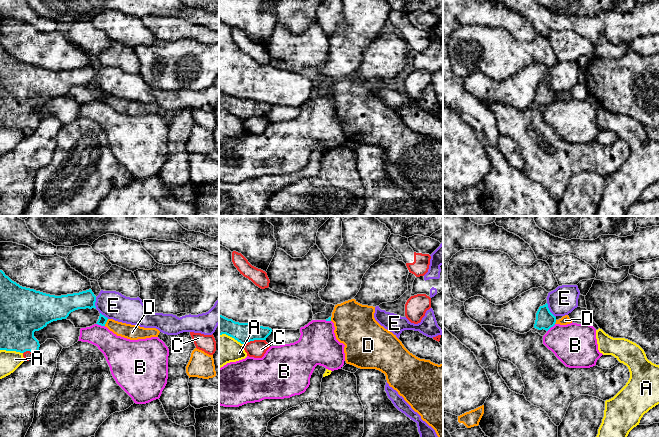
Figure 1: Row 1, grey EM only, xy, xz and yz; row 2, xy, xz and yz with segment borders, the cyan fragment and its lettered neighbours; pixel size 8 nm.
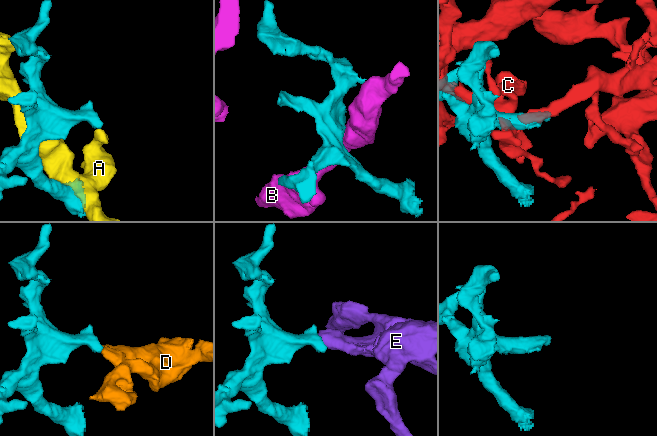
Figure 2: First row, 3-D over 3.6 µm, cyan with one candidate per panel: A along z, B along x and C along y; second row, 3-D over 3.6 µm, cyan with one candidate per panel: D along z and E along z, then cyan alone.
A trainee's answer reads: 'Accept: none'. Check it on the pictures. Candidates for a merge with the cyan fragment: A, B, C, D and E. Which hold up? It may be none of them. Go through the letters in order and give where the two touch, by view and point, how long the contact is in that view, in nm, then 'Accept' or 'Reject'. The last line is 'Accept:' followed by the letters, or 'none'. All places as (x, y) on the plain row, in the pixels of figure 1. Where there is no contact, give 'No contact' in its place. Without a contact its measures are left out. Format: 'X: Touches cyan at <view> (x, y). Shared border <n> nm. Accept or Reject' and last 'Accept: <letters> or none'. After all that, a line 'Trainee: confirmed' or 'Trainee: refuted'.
A: Touches cyan at xy (11, 126). Shared border 190 nm. Reject
B: Touches cyan at xy (100, 100). Shared border 80 nm. Reject
C: Touches cyan at xz (254, 115). Shared border 190 nm. Reject
D: Touches cyan at xy (106, 97). Shared border 70 nm. Accept
E: Touches cyan at yz (549, 86). Shared border 140 nm. Reject
Accept: D
Trainee: refuted

